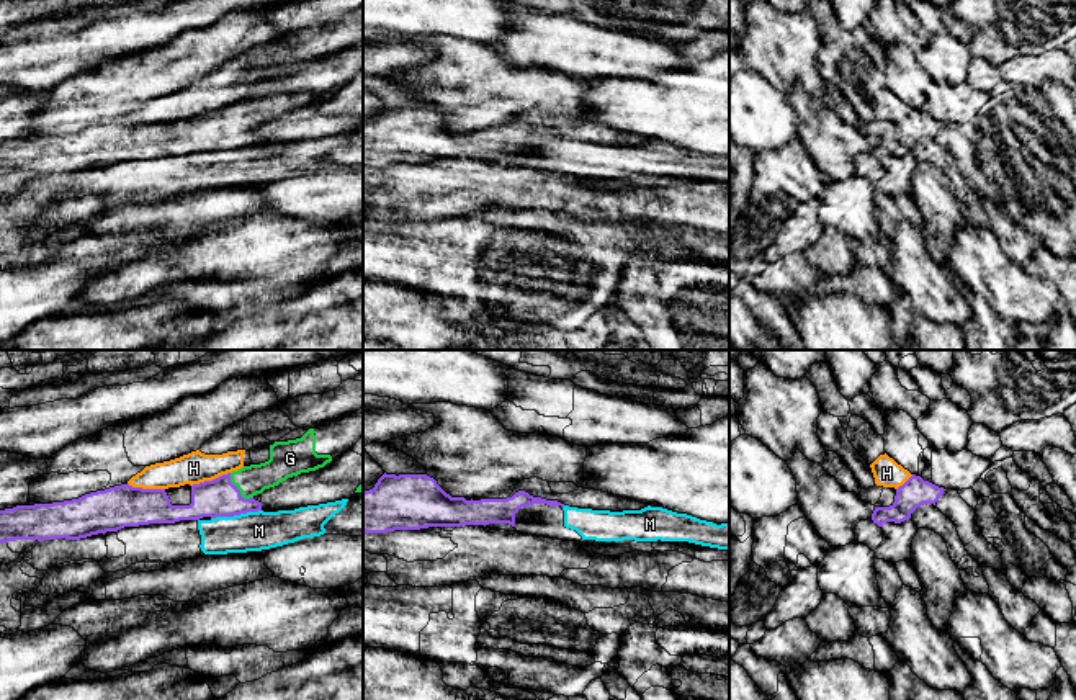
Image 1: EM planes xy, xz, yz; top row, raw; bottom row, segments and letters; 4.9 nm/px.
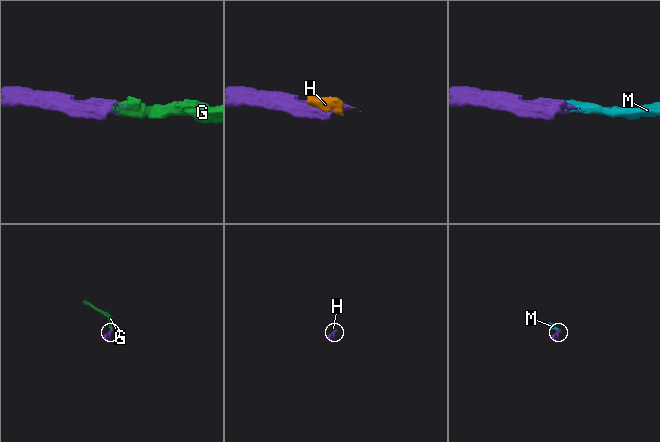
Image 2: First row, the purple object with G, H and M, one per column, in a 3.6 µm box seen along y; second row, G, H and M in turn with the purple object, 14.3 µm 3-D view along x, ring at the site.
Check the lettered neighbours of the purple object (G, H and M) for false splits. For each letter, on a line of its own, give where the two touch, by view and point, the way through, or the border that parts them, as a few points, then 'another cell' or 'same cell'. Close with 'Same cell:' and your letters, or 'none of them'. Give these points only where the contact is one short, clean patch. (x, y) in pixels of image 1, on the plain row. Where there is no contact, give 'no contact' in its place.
G: contact xy (237, 123); way xy (219, 131), (237, 123), (252, 113); same cell
H: contact xy (210, 115); another cell
M: contact xy (236, 148); border xy (260, 143), (211, 152); another cell
Same cell: G

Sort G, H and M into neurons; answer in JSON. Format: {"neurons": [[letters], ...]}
{"neurons": [["G"], ["H"], ["M"]]}

